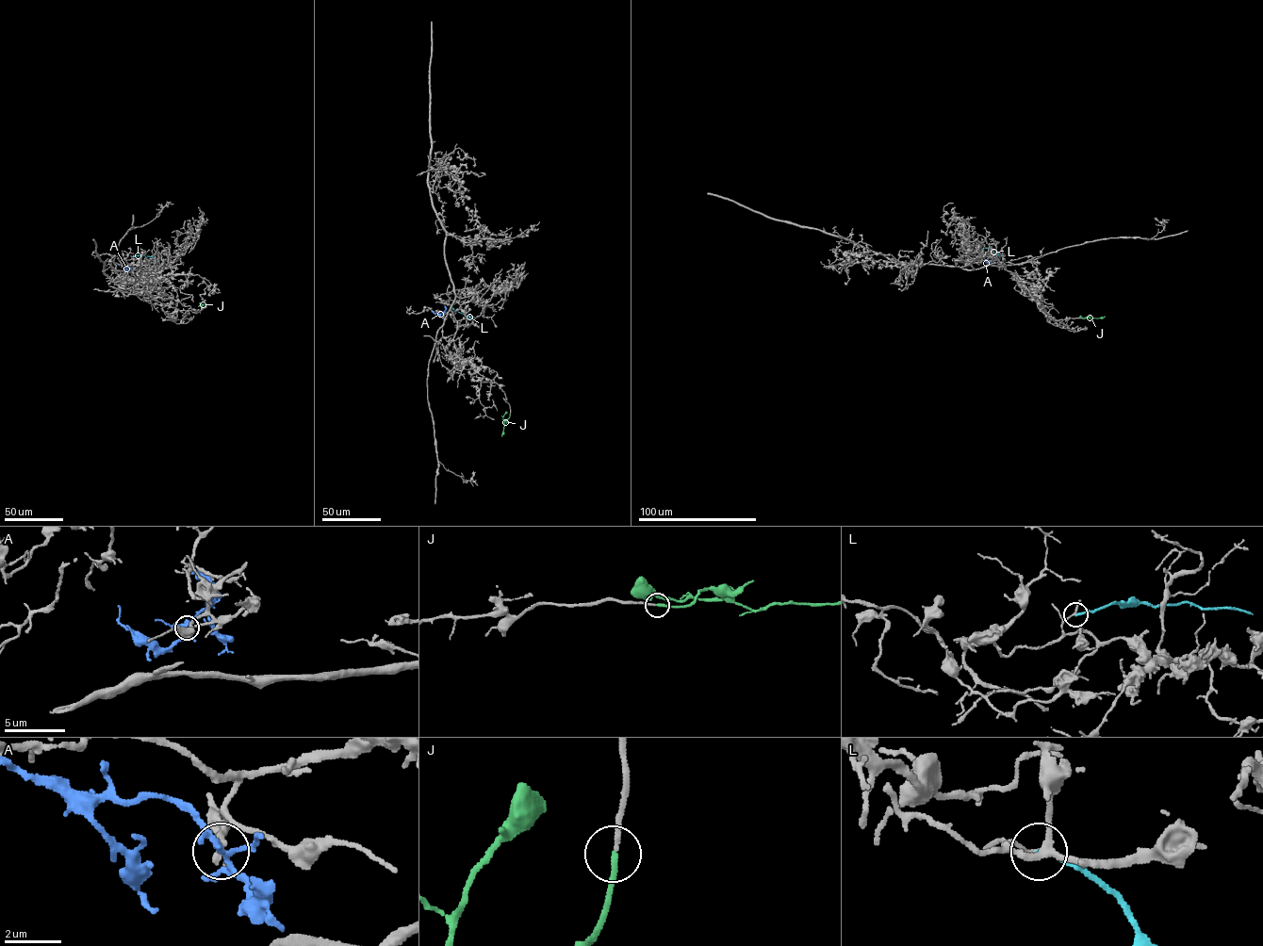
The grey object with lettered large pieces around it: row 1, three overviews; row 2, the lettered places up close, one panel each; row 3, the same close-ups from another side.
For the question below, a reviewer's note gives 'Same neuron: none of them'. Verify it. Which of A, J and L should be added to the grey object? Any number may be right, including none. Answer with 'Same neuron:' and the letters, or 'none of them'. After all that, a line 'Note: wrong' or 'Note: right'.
Same neuron: J
Note: wrong

